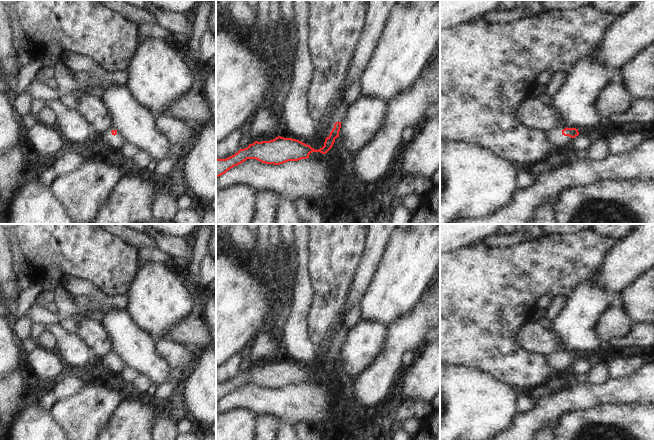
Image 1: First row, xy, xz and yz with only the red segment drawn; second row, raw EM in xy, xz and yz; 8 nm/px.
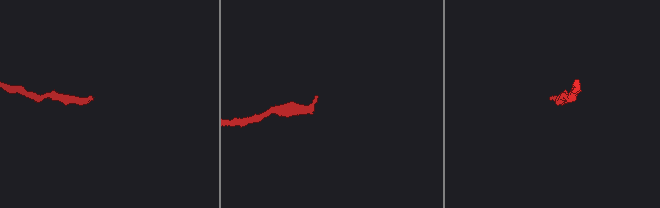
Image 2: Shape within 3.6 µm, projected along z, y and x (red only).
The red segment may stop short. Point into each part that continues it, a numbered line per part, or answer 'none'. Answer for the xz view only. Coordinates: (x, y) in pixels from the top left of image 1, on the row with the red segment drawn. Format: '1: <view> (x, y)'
1: xz (338, 115)

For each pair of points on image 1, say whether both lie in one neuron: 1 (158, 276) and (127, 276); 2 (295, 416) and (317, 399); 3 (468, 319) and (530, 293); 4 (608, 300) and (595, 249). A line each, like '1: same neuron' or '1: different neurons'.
1: different neurons
2: same neuron
3: same neuron
4: different neurons

